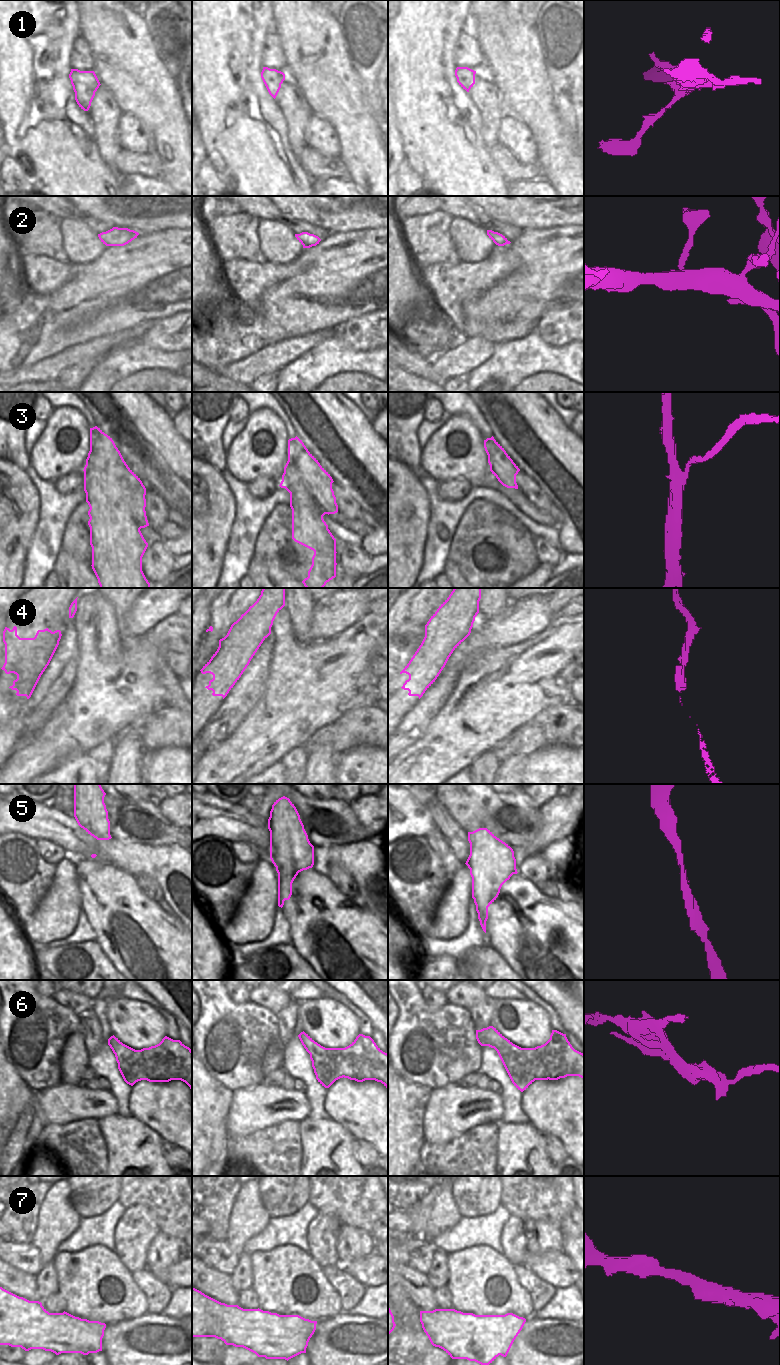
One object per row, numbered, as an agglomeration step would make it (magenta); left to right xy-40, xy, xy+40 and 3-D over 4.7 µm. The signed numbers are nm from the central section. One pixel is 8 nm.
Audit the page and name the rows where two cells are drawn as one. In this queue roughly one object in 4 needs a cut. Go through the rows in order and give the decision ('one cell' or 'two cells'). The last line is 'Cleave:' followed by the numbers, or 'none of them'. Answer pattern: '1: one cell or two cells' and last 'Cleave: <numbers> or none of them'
1: one cell
2: one cell
3: two cells
4: one cell
5: one cell
6: two cells
7: one cell
Cleave: 3, 6

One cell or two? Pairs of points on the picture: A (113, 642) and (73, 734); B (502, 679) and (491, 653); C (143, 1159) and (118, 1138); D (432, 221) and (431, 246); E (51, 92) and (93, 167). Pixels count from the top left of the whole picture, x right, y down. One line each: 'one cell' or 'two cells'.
A: two cells
B: two cells
C: one cell
D: one cell
E: one cell

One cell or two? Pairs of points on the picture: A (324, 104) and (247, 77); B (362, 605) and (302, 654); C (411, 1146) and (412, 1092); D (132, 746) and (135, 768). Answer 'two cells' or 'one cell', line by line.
A: two cells
B: two cells
C: one cell
D: one cell

